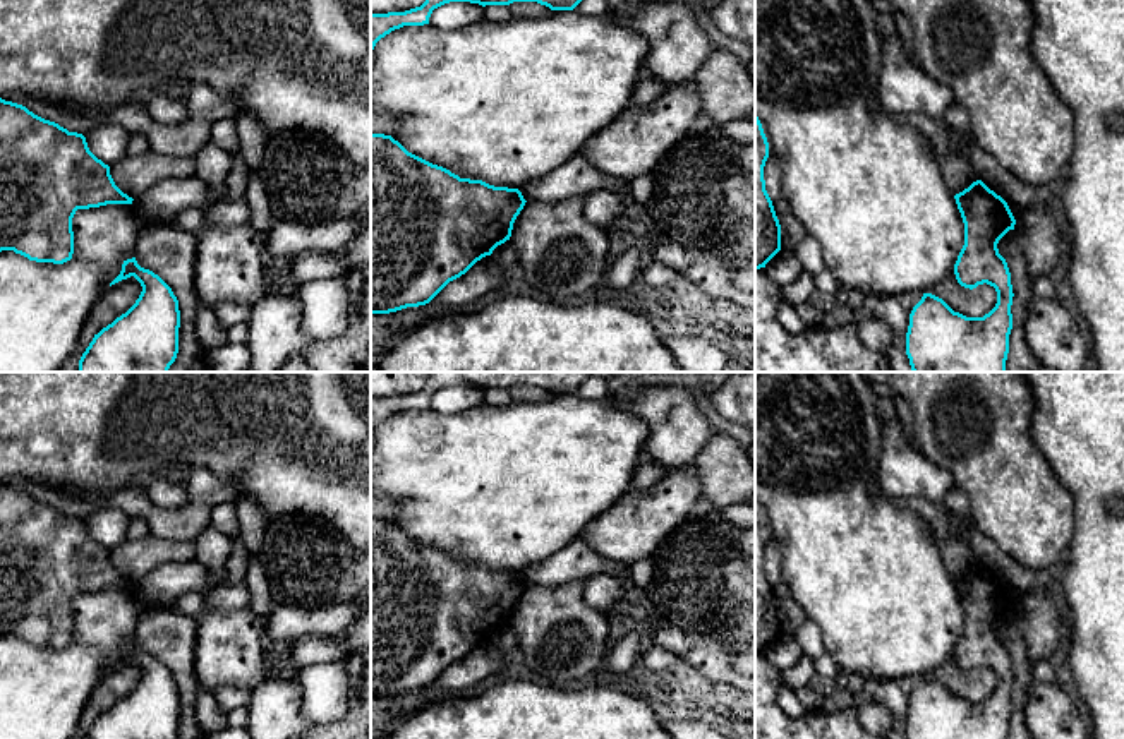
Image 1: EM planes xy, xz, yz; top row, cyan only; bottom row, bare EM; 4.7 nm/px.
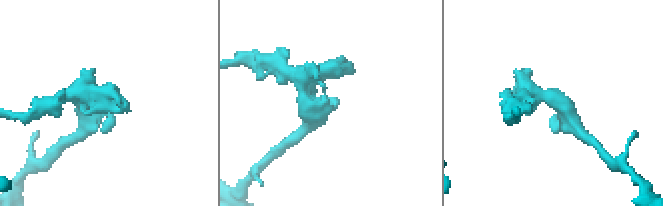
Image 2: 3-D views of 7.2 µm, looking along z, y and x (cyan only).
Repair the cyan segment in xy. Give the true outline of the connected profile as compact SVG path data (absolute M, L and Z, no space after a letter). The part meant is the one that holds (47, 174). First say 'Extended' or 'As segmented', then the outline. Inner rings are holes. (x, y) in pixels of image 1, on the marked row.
As segmented. M0 98L0 252L63 264L74 254L72 218L77 209L132 201L115 185L110 166L89 151L82 134Z

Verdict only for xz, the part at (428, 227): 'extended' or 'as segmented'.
as segmented

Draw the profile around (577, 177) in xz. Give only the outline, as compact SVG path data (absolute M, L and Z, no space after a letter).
M577 154L561 168L525 183L520 192L525 201L558 202L599 189L619 192L623 187L625 180L604 175Z

